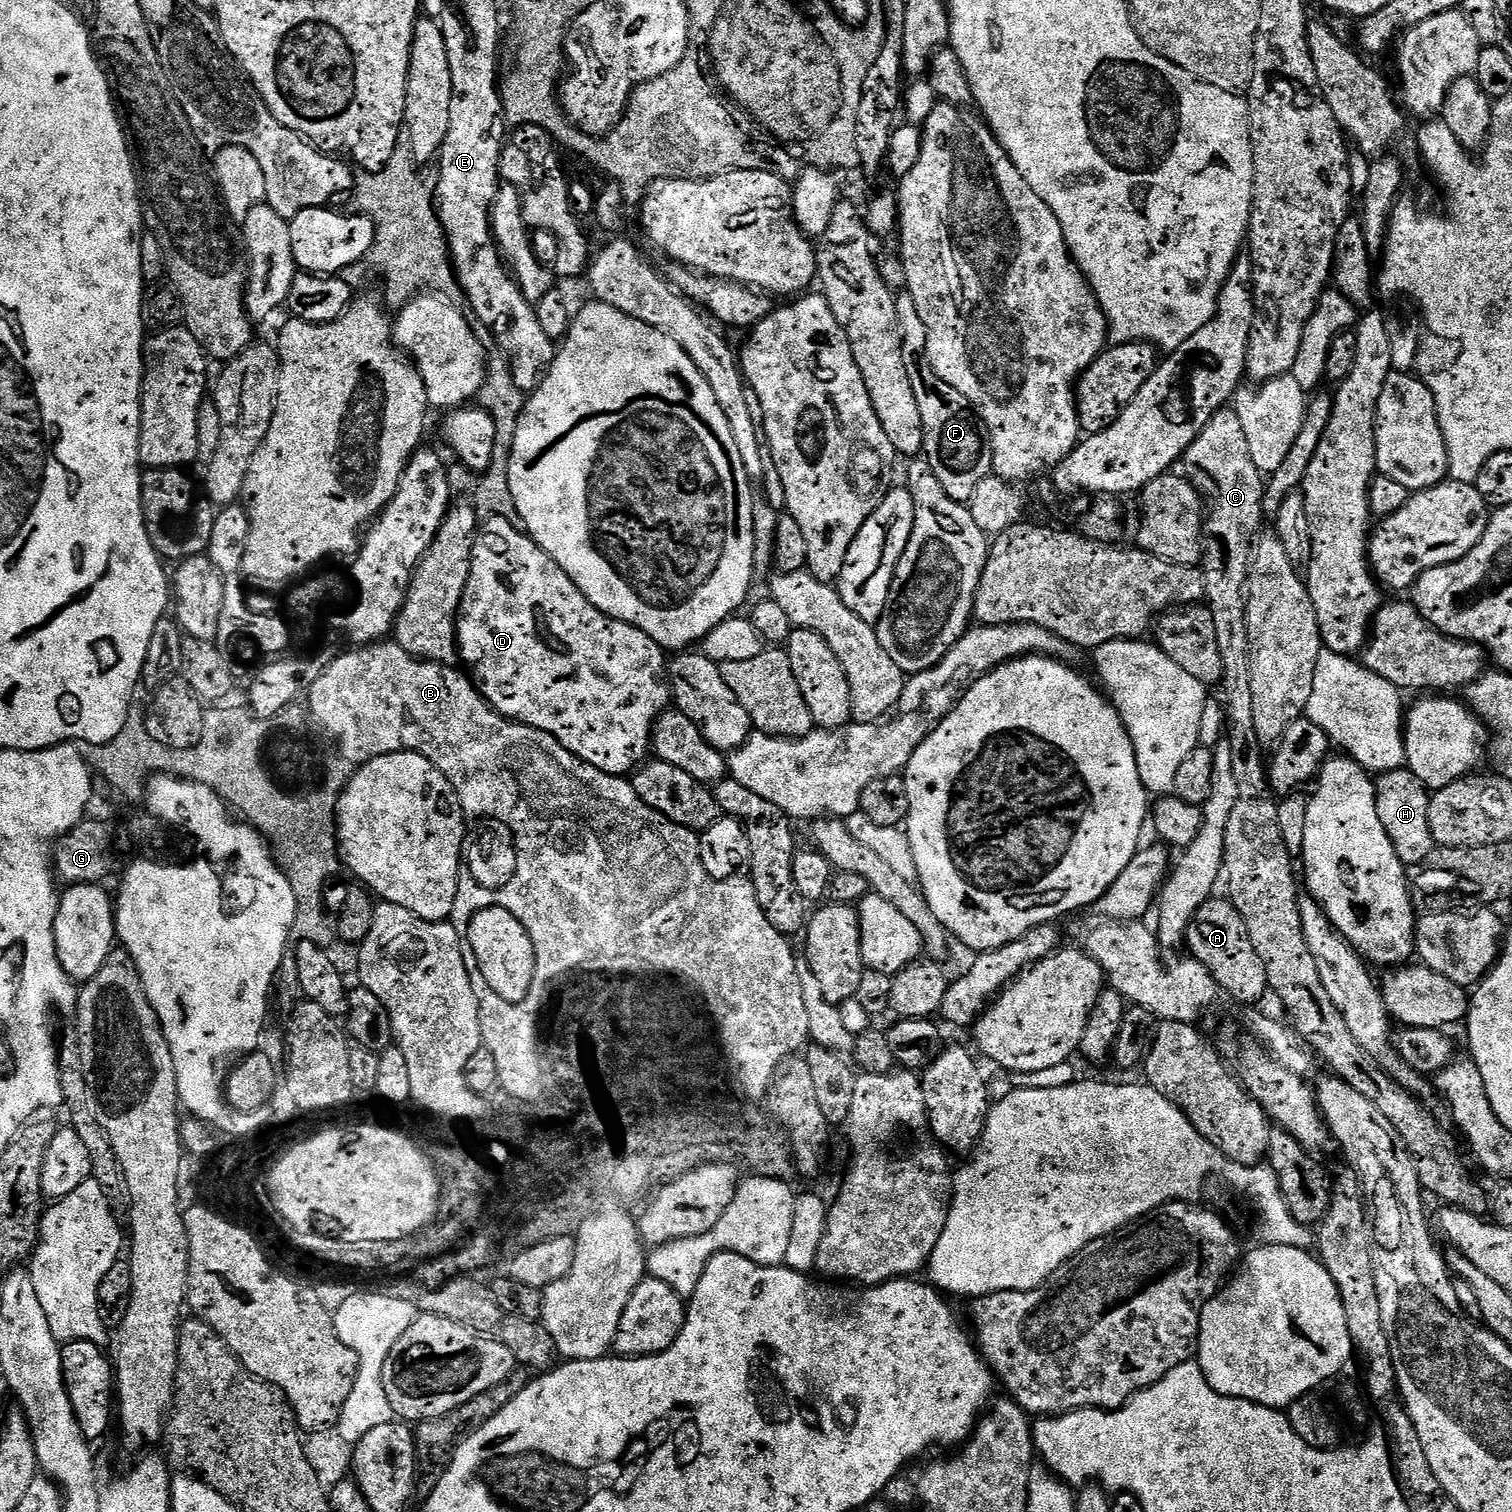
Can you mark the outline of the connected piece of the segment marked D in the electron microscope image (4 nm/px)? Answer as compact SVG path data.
M490 516L479 525L474 542L470 578L466 582L466 590L460 603L456 642L458 656L462 664L464 660L465 666L463 665L463 667L466 669L467 675L475 684L476 689L480 691L481 698L499 716L550 734L562 747L570 750L570 754L574 754L582 762L586 762L611 776L627 777L629 774L635 773L649 759L652 752L652 733L656 727L656 719L665 712L673 699L672 686L668 683L665 649L656 644L654 638L650 638L642 630L638 630L621 620L610 618L605 612L595 608L584 597L582 590L578 590L578 586L574 586L572 578L560 569L558 562L554 562L550 558L550 554L546 554L539 548L532 541L532 537L511 520L501 516Z

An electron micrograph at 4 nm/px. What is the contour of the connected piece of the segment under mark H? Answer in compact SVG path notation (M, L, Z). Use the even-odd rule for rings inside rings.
M1407 767L1386 772L1375 777L1376 805L1378 806L1378 818L1382 818L1382 827L1386 834L1390 834L1390 842L1398 854L1398 858L1406 866L1415 866L1423 862L1431 854L1437 845L1430 834L1430 792L1424 783L1419 780L1415 772L1409 772Z

